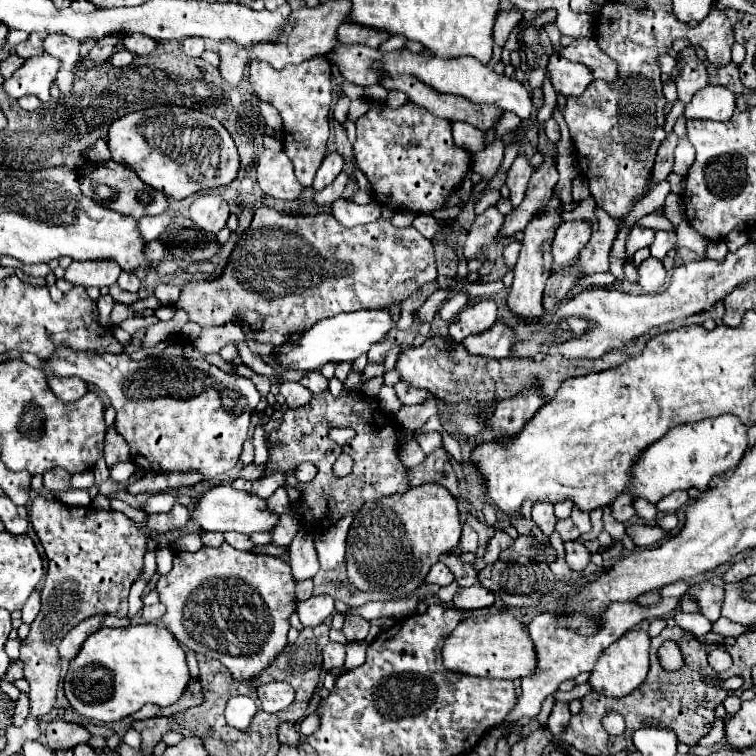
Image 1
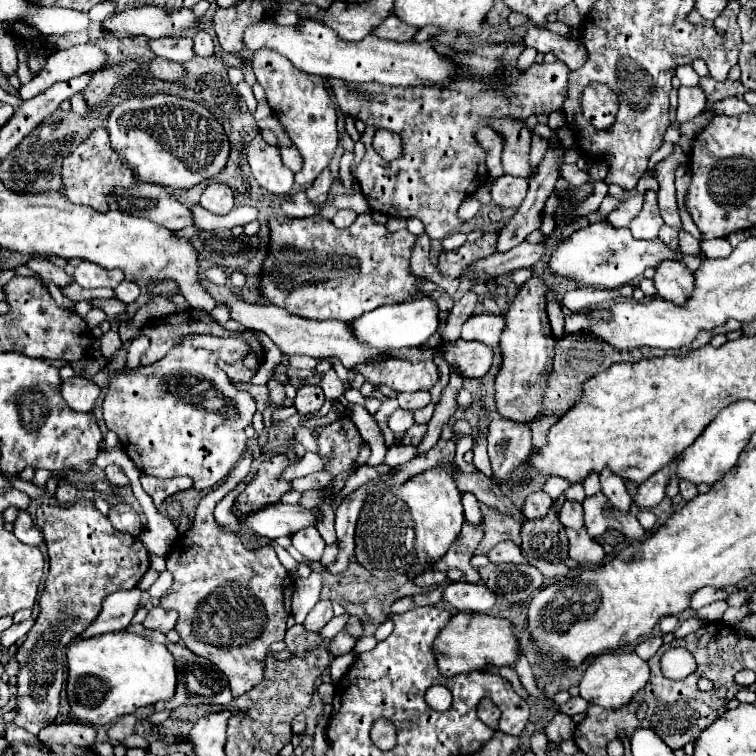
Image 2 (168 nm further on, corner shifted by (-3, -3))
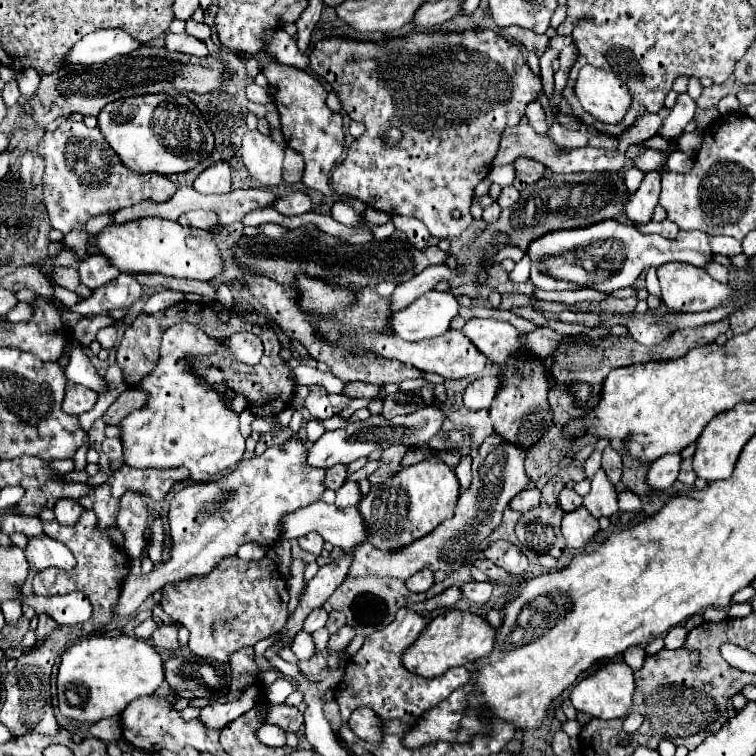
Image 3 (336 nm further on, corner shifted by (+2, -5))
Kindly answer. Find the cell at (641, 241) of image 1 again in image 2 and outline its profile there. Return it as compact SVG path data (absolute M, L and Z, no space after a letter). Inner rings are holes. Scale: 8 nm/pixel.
M648 190L646 196L644 196L644 206L642 206L640 214L630 224L630 232L638 240L654 240L658 236L658 230L660 230L662 224L664 222L662 222L660 212L658 212L656 192Z

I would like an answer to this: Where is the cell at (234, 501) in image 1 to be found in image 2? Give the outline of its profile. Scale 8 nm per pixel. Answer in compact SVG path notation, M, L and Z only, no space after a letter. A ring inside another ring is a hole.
M268 504L268 508L260 508L254 516L236 516L240 526L252 530L258 536L266 536L276 540L280 536L292 536L294 532L312 526L316 522L316 510L304 510L298 504Z

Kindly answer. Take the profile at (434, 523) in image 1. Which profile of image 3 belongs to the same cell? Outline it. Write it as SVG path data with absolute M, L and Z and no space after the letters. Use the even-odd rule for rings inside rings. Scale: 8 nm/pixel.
M427 458L419 464L401 468L391 480L373 486L367 496L363 496L359 510L369 530L369 542L379 550L397 550L417 538L433 532L443 520L451 518L455 512L459 496L459 480L455 472L439 458Z

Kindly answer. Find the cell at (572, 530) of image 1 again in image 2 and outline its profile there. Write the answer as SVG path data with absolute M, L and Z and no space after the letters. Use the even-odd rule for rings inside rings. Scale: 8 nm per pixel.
M564 502L562 512L560 512L560 522L566 528L572 530L580 530L582 528L582 504L574 504L574 502Z

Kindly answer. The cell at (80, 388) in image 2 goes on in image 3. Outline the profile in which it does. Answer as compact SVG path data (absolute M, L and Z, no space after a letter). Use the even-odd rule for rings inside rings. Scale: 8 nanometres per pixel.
M69 382L67 392L65 392L65 400L63 400L63 412L79 416L83 412L89 412L95 406L95 402L97 402L97 392Z

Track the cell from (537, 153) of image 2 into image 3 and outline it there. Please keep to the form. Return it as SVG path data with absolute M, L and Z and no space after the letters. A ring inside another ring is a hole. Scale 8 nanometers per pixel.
M539 100L531 102L525 110L525 116L529 120L529 124L539 132L539 134L547 134L549 132L549 122L547 122L547 114L545 114L545 108Z

